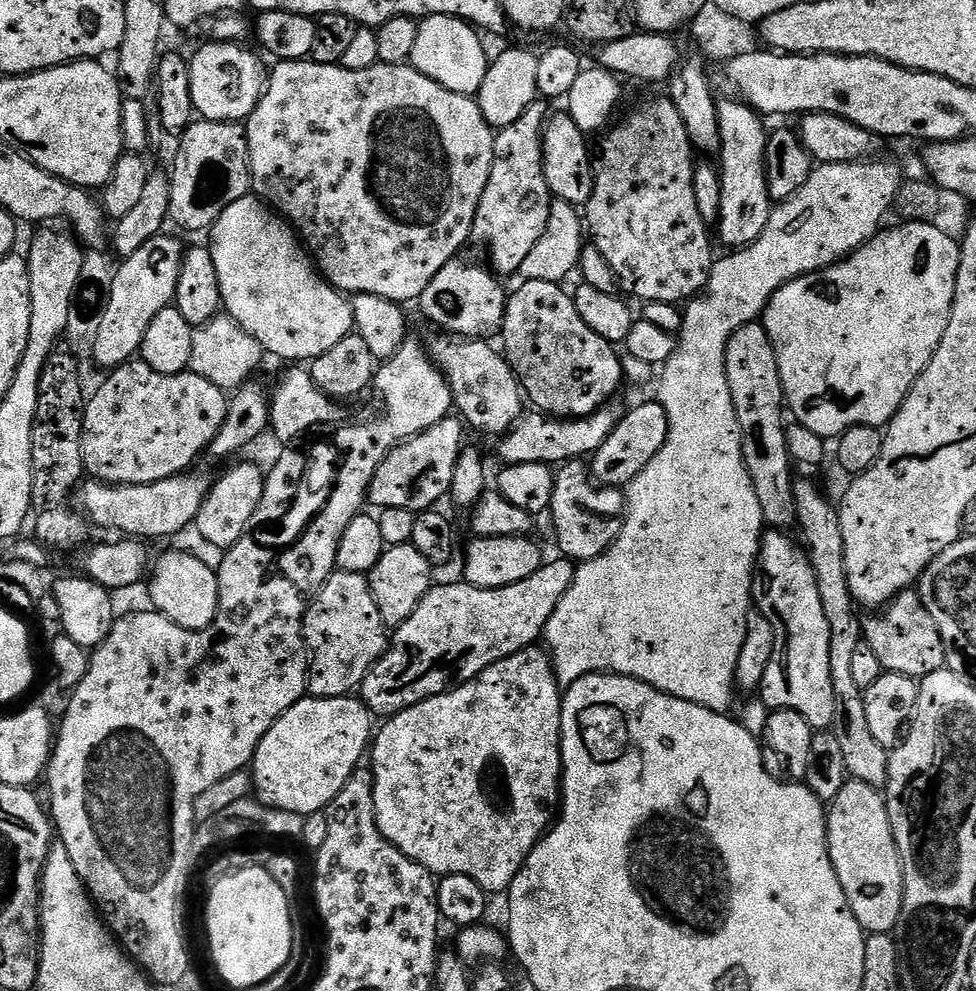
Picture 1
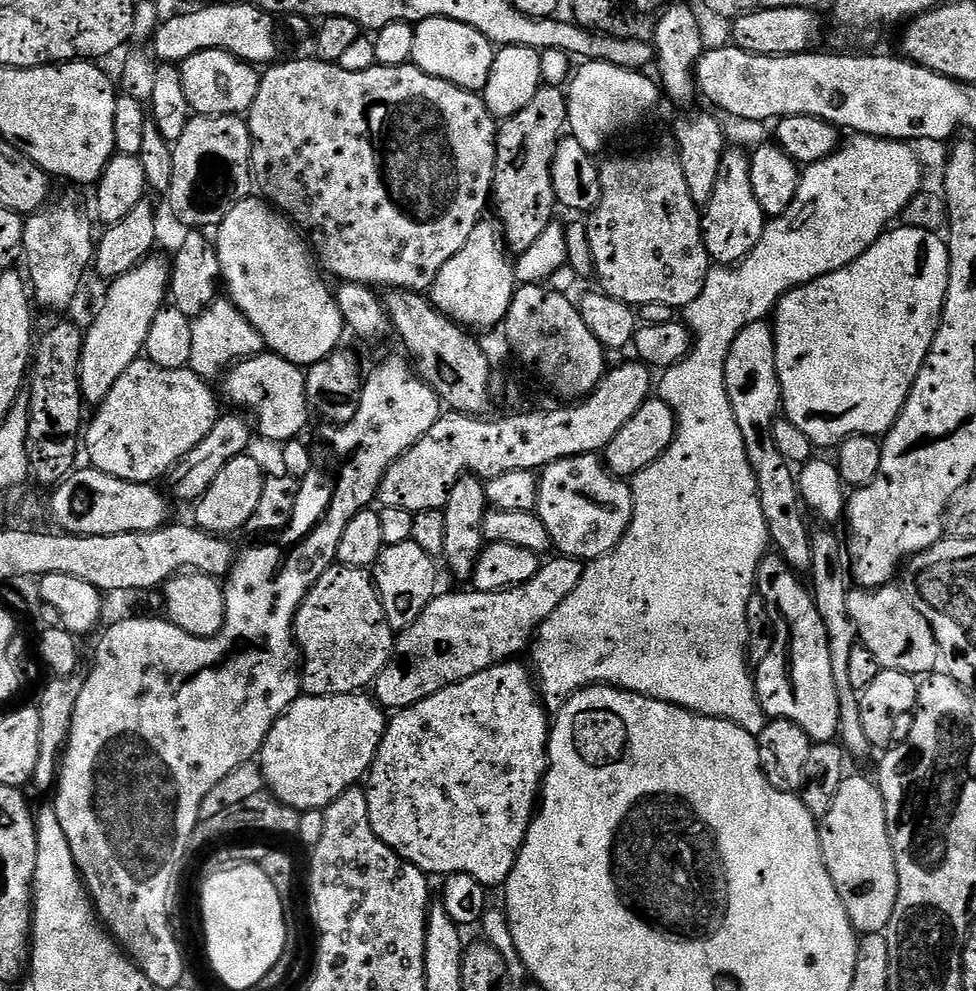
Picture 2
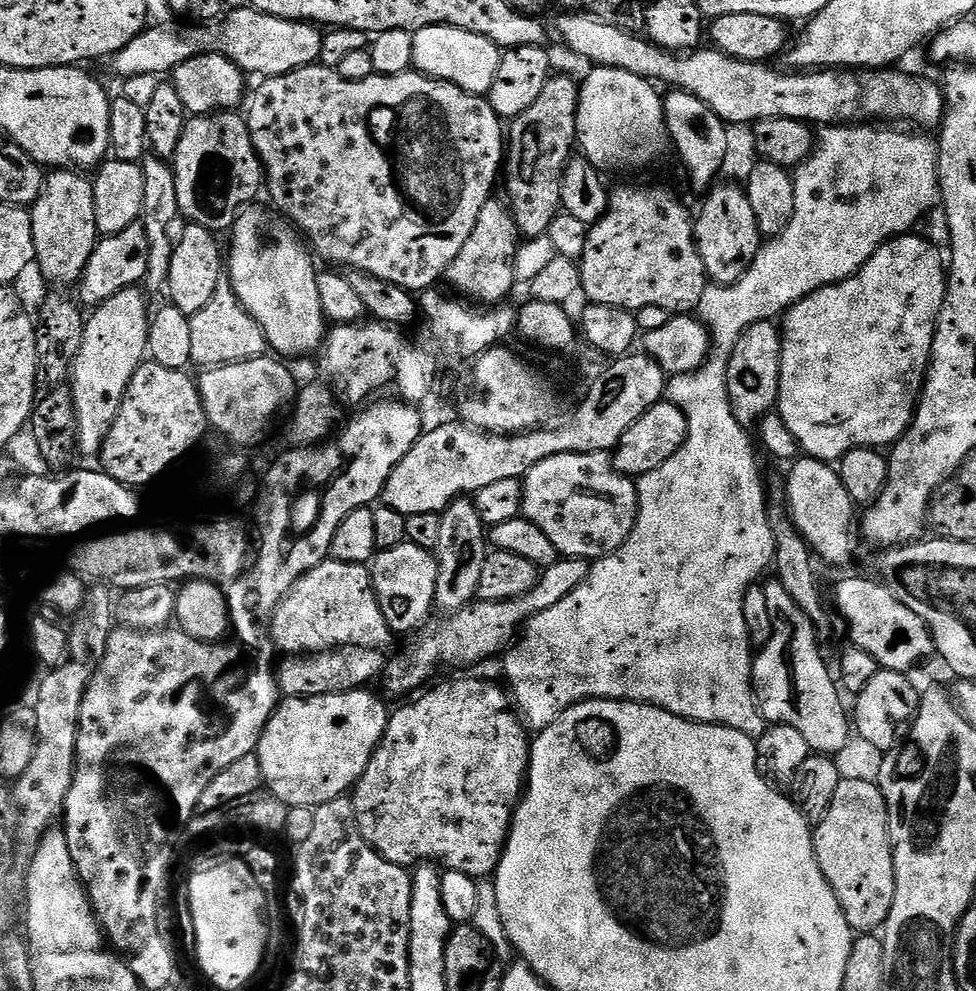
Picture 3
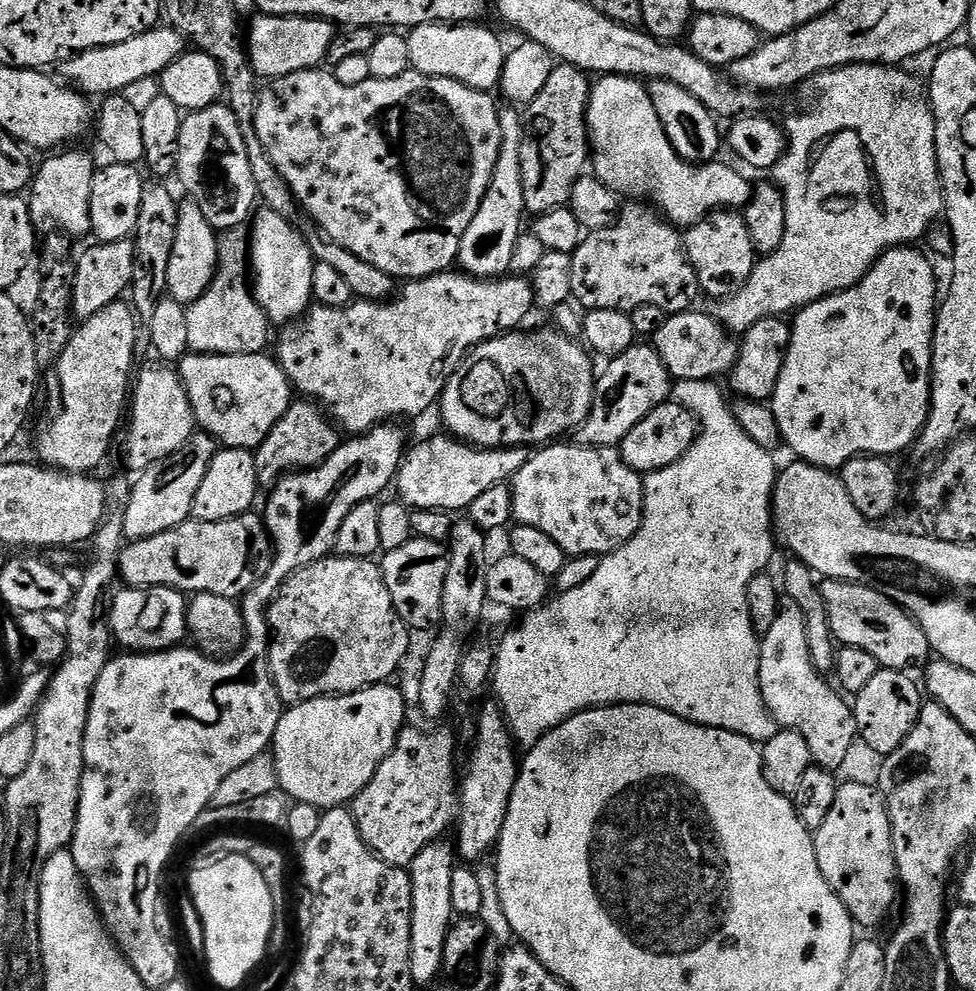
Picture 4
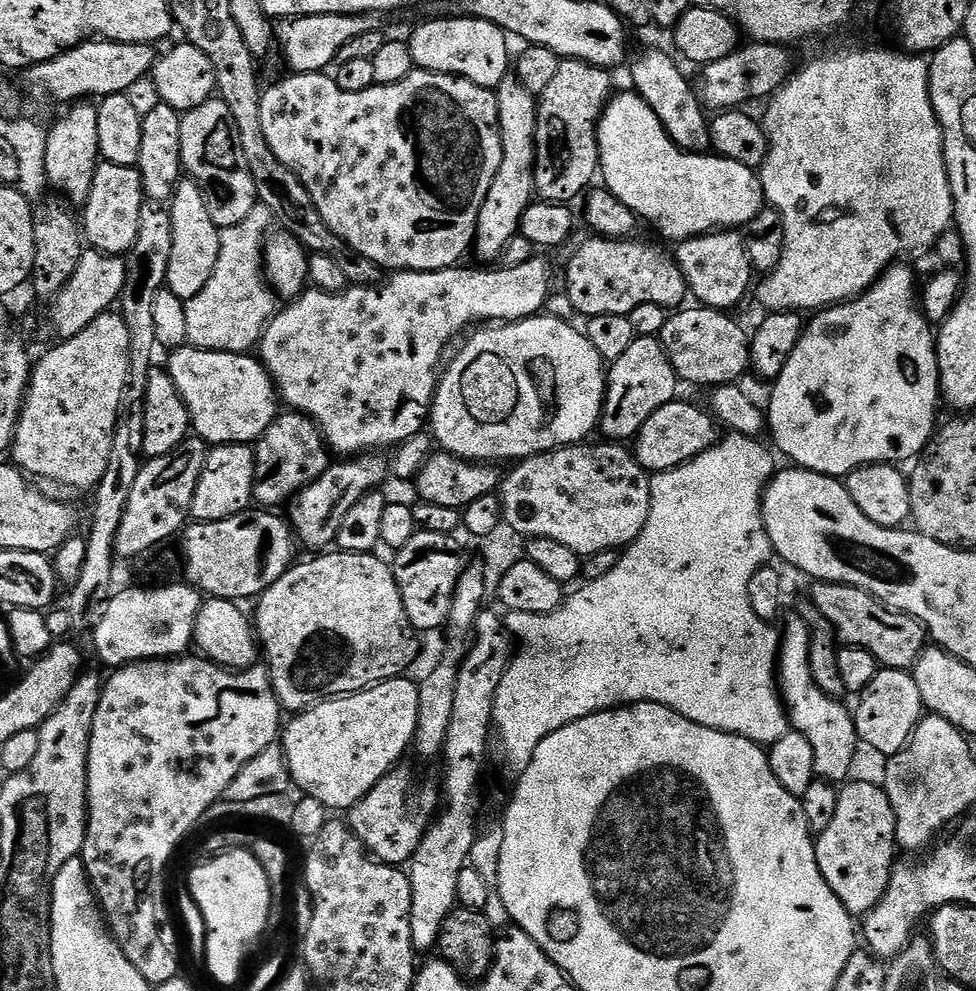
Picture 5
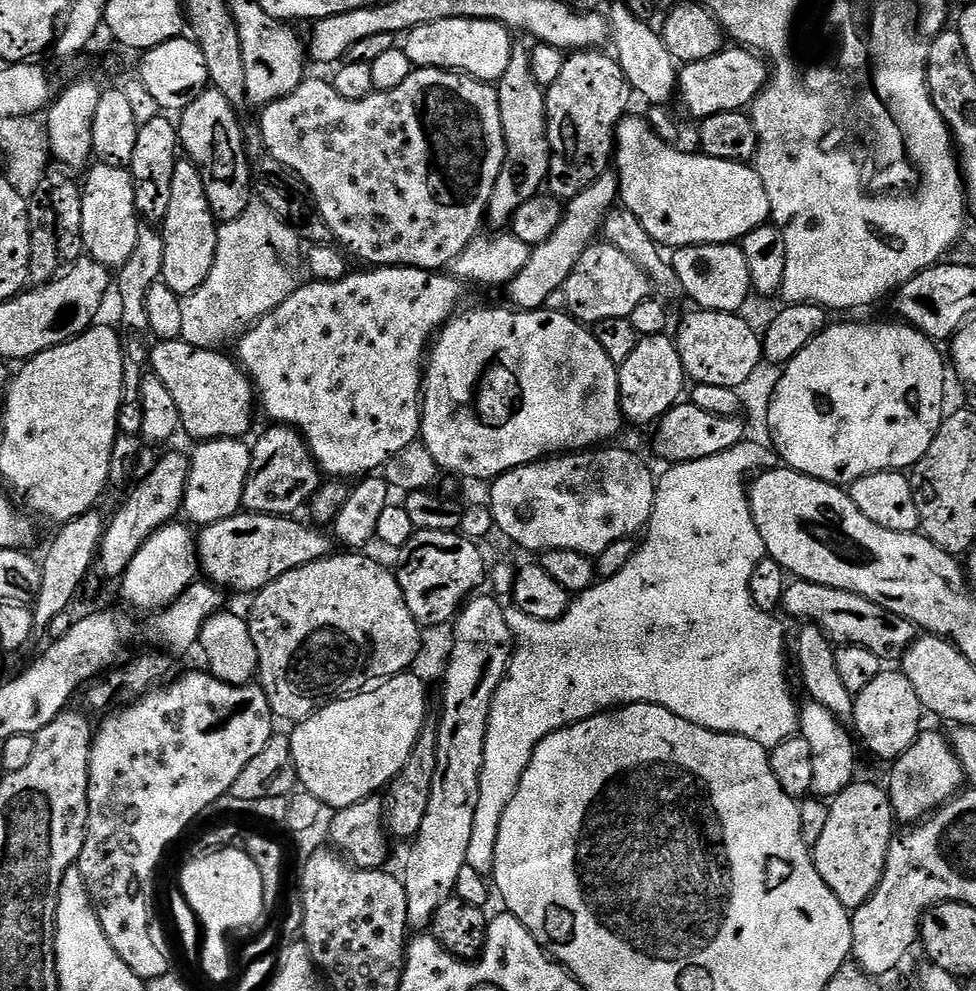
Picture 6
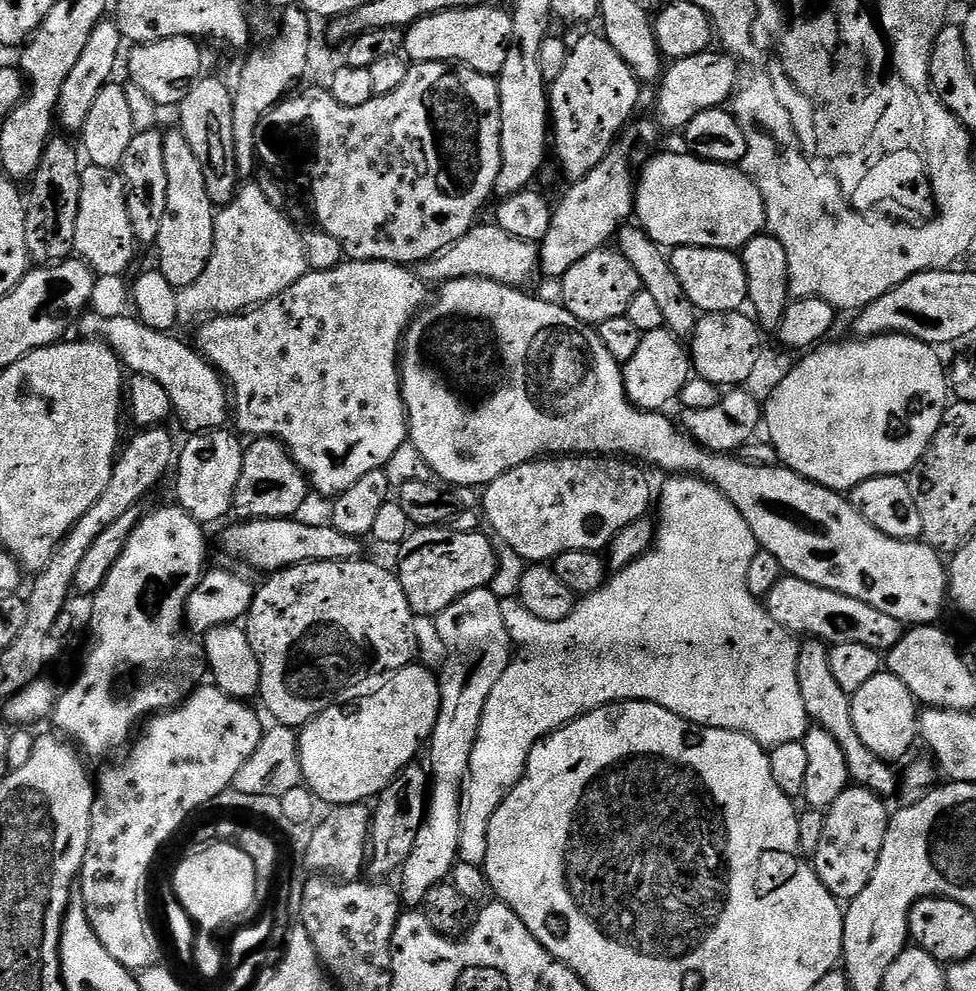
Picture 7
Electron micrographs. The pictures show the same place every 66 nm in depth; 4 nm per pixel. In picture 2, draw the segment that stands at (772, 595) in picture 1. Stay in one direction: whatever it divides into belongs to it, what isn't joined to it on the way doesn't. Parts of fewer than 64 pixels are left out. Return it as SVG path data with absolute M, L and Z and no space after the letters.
M769 555L756 571L756 587L758 595L764 600L768 611L768 619L774 629L774 643L770 654L755 669L756 697L765 717L773 720L789 720L802 730L817 744L835 741L840 735L840 699L834 682L834 674L830 670L830 646L826 626L822 622L822 614L818 614L816 603L809 585L804 584L801 577L779 555Z

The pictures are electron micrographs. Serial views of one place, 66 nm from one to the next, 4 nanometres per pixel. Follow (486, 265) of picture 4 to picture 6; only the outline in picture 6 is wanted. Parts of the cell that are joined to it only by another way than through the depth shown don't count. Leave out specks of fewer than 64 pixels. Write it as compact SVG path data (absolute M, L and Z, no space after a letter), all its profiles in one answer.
M517 43L510 54L506 74L502 74L498 82L506 154L502 170L498 174L498 182L494 182L494 190L490 190L490 202L485 212L487 223L489 226L491 224L494 227L491 229L494 230L507 227L522 203L541 195L548 179L550 148L548 119L544 105L546 92L534 78L534 70L530 70L531 57L529 45Z

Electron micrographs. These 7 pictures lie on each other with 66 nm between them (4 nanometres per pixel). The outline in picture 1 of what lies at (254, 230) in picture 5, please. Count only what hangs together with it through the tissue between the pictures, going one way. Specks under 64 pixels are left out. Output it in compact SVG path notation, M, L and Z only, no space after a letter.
M230 315L215 316L192 333L188 368L194 374L206 378L206 382L214 382L214 386L226 394L235 392L253 379L263 360L266 360L266 353L258 338L246 334L246 330L242 330L242 326L238 326L236 319Z

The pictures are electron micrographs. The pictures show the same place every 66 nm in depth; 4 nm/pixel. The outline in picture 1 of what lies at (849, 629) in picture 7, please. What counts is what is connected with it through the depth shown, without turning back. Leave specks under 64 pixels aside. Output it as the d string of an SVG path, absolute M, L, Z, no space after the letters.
M919 591L900 592L879 614L863 621L863 643L878 654L885 672L897 672L903 676L923 678L934 674L946 664L946 649L930 610L922 602Z

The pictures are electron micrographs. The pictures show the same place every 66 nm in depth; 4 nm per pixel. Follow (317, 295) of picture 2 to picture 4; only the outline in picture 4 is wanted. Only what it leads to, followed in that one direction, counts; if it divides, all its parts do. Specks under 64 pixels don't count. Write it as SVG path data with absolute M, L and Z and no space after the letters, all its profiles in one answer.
M261 207L250 224L250 272L254 277L254 295L260 308L273 325L288 326L299 321L307 313L312 298L312 266L314 257L304 235L274 210Z

